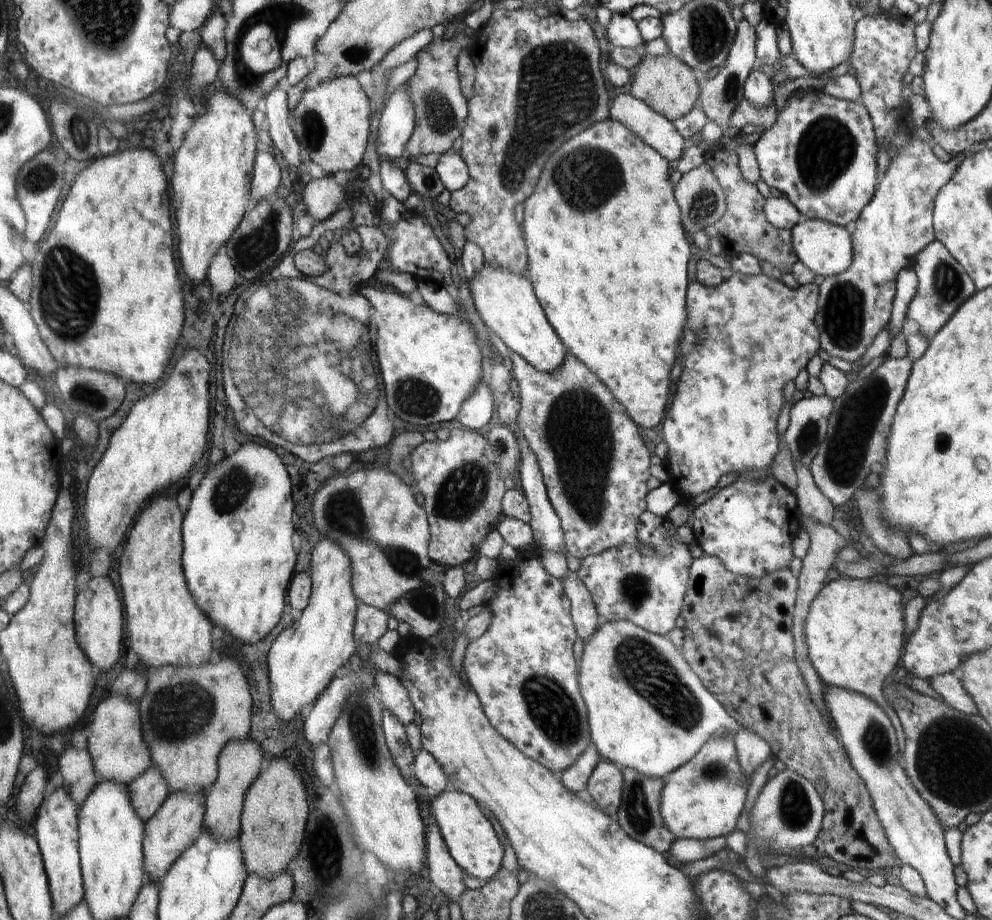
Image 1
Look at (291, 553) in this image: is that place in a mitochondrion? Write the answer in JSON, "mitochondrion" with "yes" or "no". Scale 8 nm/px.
{"mitochondrion":"no"}

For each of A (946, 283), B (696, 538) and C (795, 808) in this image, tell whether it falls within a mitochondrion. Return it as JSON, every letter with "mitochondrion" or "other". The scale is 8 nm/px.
{"A":"mitochondrion","B":"other","C":"mitochondrion"}

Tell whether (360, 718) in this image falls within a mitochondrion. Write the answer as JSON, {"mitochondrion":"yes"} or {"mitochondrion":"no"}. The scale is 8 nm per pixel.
{"mitochondrion":"yes"}

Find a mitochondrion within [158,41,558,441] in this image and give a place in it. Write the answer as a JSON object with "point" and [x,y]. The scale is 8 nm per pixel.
{"point":[255,249]}

